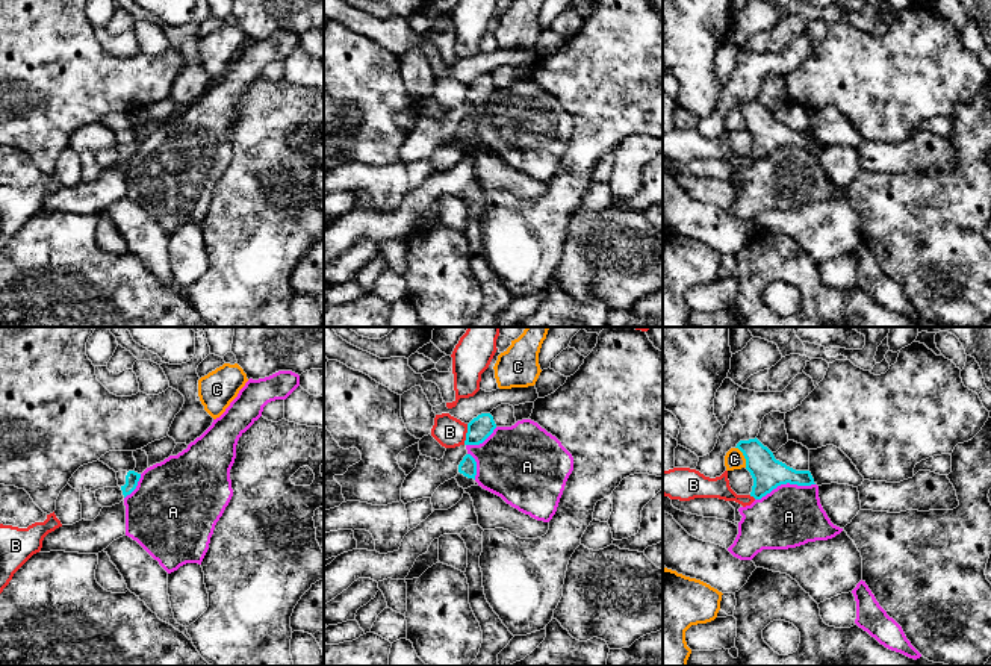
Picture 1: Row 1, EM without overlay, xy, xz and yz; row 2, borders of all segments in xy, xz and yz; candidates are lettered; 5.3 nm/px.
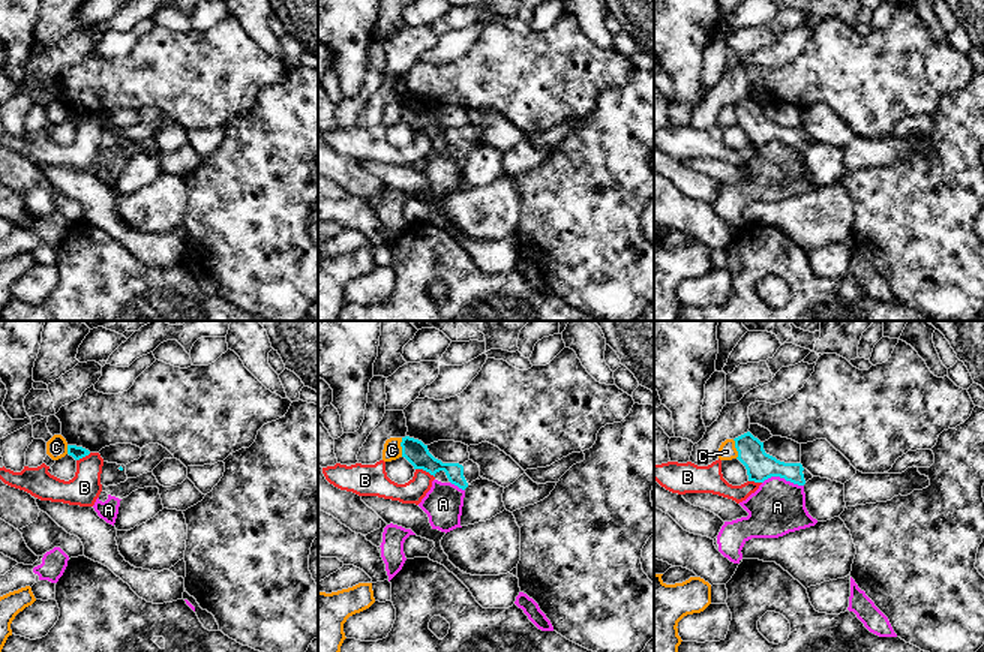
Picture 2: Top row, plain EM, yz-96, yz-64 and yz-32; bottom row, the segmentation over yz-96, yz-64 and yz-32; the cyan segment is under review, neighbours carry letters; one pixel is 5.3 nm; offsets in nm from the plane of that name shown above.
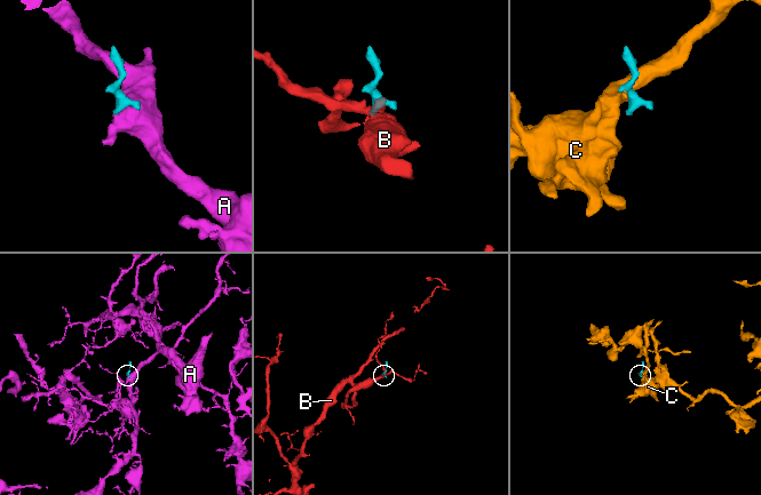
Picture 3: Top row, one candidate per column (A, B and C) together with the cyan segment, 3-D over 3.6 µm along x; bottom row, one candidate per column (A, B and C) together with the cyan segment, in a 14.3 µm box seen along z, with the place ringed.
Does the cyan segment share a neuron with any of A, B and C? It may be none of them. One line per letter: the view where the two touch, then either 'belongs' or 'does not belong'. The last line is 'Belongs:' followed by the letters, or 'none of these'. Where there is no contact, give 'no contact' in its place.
A: contact in yz; does not belong
B: contact in xz; does not belong
C: contact in yz; does not belong
Belongs: none of these

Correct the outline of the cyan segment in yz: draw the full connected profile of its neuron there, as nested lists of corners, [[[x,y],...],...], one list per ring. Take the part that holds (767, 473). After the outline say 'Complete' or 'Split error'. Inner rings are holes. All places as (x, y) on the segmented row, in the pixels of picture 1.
[[[756,437],[740,440],[735,448],[743,453],[746,459],[746,469],[753,478],[750,496],[755,500],[761,500],[781,484],[815,484],[809,471],[796,471],[776,460],[773,453]]]. Complete

